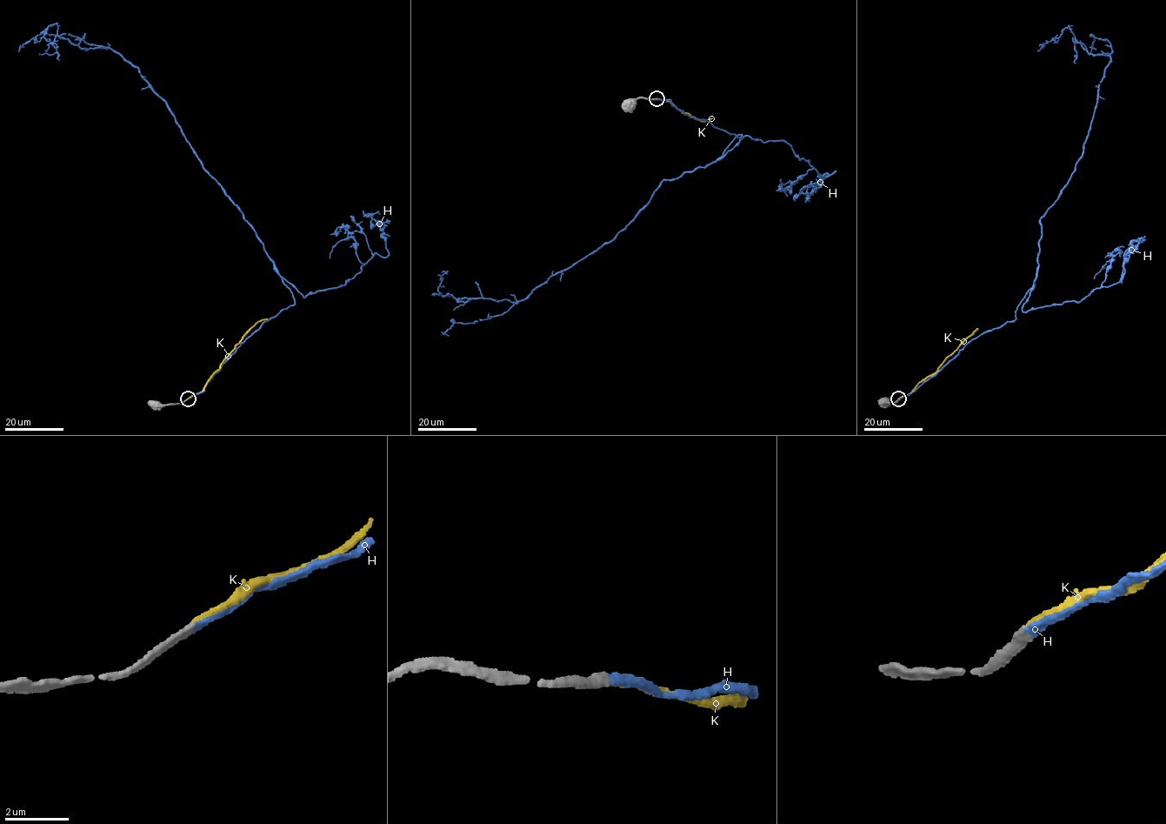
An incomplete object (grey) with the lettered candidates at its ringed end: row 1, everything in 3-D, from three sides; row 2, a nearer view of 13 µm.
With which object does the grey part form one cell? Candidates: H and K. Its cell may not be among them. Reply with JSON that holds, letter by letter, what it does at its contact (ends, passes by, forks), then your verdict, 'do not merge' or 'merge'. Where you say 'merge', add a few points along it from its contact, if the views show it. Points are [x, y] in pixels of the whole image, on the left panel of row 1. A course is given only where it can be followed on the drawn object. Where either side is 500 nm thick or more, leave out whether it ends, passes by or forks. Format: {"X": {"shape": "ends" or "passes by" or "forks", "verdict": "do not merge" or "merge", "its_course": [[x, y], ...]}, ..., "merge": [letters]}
{"H": {"shape": "ends", "verdict": "merge", "its_course": [[188, 398], [294, 298], [137, 68], [108, 48], [71, 43], [56, 24], [43, 36], [53, 45]]}, "K": {"shape": "ends", "verdict": "do not merge"}, "merge": ["H"]}

